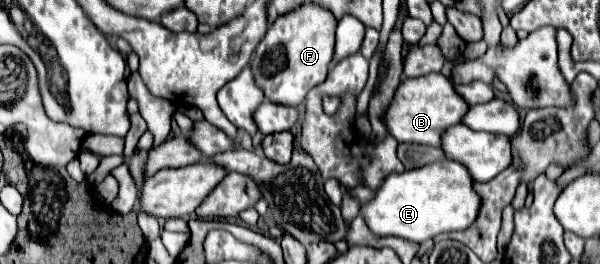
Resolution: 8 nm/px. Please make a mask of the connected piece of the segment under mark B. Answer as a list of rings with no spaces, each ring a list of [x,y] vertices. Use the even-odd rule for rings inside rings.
[[[426,74],[420,78],[402,78],[394,90],[394,98],[386,108],[382,122],[398,142],[440,146],[440,134],[462,120],[468,104],[452,90],[452,82],[444,74]]]

